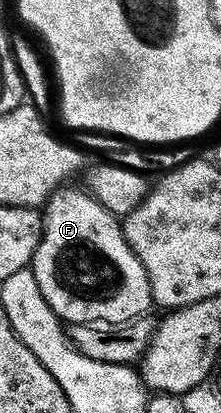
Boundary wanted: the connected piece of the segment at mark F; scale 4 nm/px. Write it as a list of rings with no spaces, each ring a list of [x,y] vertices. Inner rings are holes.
[[[59,186],[50,196],[45,204],[45,211],[42,213],[43,218],[43,237],[35,251],[35,257],[32,258],[29,265],[31,272],[37,278],[37,286],[41,286],[41,294],[45,294],[45,302],[49,302],[51,309],[59,315],[60,320],[67,324],[100,324],[101,322],[125,322],[125,318],[137,318],[144,315],[148,311],[147,307],[152,307],[153,297],[151,287],[149,286],[149,278],[145,274],[145,266],[141,266],[141,262],[137,258],[137,254],[133,254],[133,250],[129,246],[129,242],[125,242],[125,234],[120,217],[115,216],[109,210],[105,210],[105,206],[101,206],[101,202],[97,202],[91,197],[90,192],[79,188],[67,188],[68,186]]]

